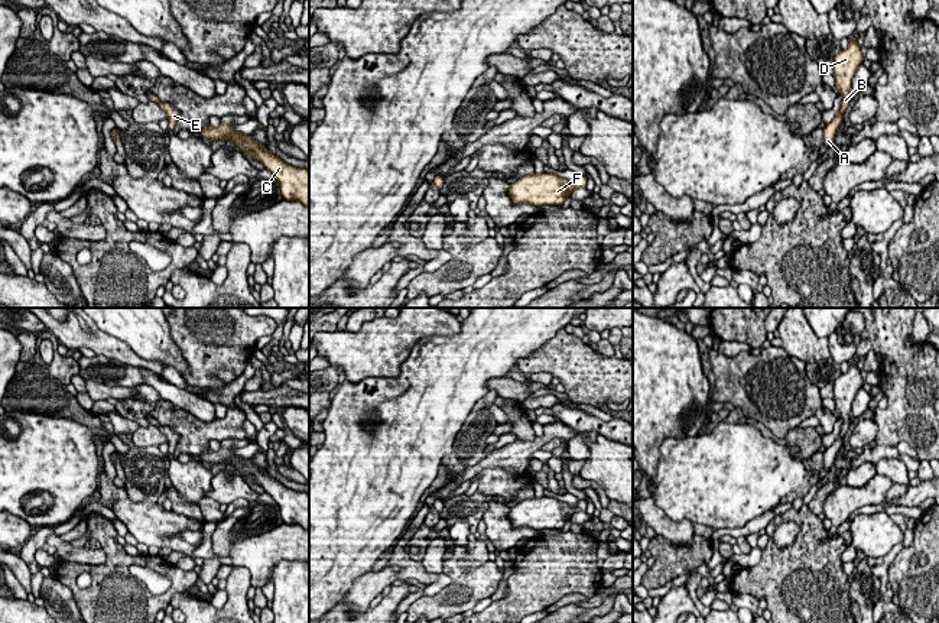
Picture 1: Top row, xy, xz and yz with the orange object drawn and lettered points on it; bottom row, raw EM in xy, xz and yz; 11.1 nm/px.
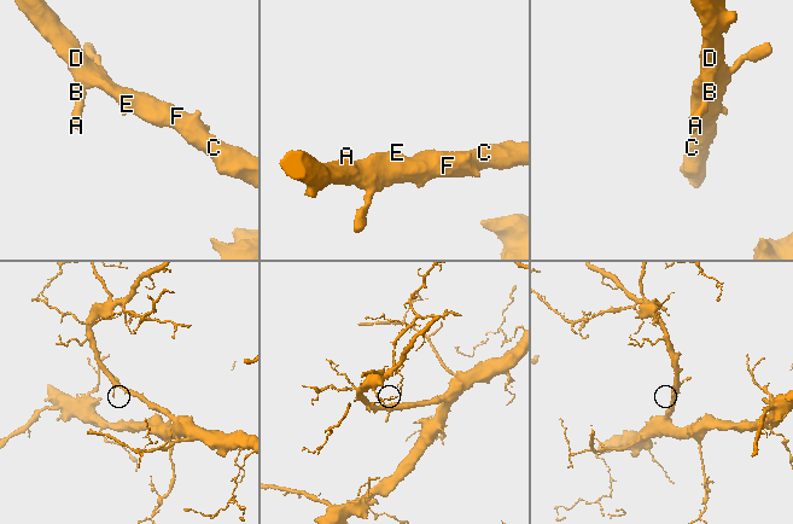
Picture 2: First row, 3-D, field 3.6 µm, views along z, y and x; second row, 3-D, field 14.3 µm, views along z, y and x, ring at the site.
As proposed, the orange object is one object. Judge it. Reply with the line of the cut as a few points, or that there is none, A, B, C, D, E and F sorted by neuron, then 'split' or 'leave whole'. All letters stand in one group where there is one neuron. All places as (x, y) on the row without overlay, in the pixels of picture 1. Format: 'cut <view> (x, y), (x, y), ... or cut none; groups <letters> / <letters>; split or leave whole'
cut none; groups A B C D E F; leave whole

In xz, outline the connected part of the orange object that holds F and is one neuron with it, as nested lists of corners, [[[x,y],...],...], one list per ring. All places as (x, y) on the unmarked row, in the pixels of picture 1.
[[[553,497],[524,499],[510,507],[509,519],[514,528],[527,526],[537,532],[542,529],[561,529],[578,512],[587,510],[587,500],[579,500],[575,506]]]

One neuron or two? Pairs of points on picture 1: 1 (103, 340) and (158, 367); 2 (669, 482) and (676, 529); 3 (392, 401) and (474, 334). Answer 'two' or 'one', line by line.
1: one
2: two
3: one

